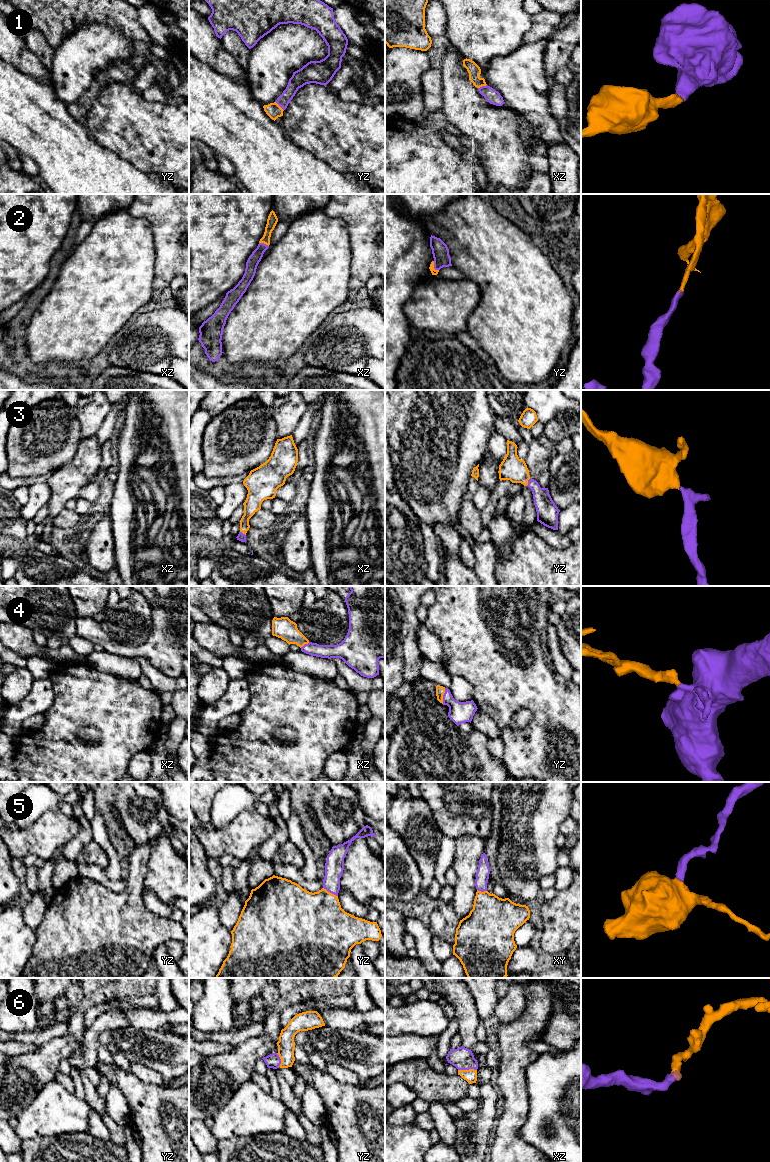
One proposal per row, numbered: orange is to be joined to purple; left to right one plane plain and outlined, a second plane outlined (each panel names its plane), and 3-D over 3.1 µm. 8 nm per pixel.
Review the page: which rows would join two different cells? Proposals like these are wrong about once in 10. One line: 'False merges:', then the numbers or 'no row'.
False merges: no row

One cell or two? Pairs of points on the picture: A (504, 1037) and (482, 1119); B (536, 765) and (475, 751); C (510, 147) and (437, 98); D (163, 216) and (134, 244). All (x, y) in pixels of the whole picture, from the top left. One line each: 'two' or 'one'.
A: two
B: two
C: two
D: two

